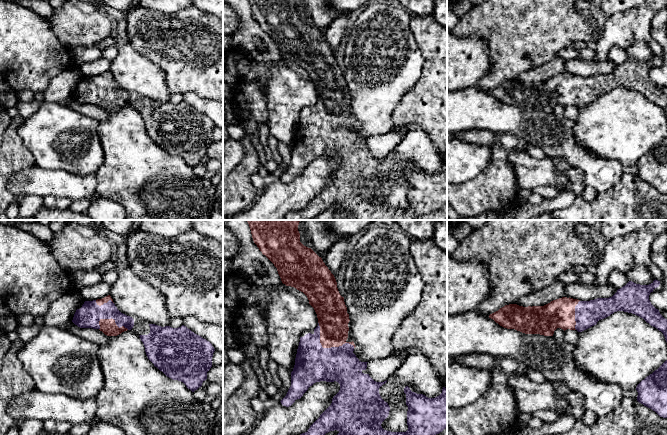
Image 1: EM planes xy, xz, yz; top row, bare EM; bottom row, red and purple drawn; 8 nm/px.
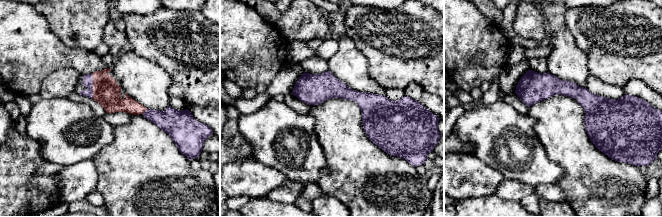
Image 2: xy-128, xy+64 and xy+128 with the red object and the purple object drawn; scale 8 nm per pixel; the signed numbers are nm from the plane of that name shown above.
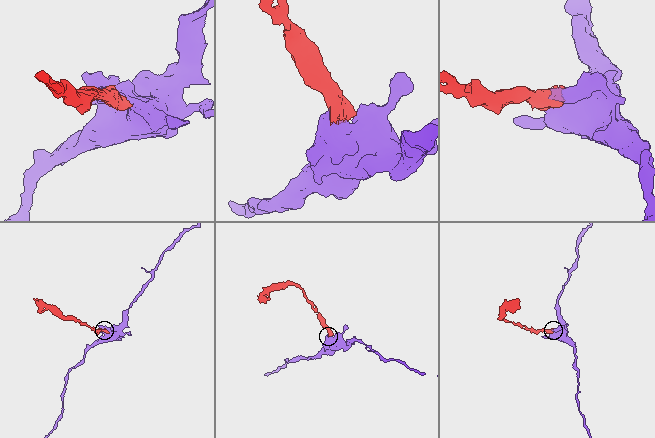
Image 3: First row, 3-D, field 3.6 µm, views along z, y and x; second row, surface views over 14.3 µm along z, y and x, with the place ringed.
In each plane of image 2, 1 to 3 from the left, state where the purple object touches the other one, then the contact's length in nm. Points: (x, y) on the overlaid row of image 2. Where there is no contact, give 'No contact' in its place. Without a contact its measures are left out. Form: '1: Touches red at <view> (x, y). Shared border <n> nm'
1: Touches red at xy-128 (93, 86). Shared border 200 nm
2: No contact
3: No contact

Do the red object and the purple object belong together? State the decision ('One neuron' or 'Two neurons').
One neuron

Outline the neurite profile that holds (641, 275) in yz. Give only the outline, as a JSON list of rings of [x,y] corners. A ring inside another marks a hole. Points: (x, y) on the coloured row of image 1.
[[[645,266],[634,267],[631,271],[625,273],[630,281],[640,284],[640,285],[649,285],[655,280],[651,270]]]

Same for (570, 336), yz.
[[[567,329],[564,331],[564,341],[571,345],[576,345],[579,340],[579,332],[577,330]]]

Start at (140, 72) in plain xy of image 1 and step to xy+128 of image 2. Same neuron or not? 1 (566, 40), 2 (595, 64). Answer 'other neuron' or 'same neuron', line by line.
1: same neuron
2: other neuron

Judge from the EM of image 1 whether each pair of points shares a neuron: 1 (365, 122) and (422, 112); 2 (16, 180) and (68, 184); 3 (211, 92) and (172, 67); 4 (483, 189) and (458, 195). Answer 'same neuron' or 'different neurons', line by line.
1: different neurons
2: same neuron
3: same neuron
4: same neuron

